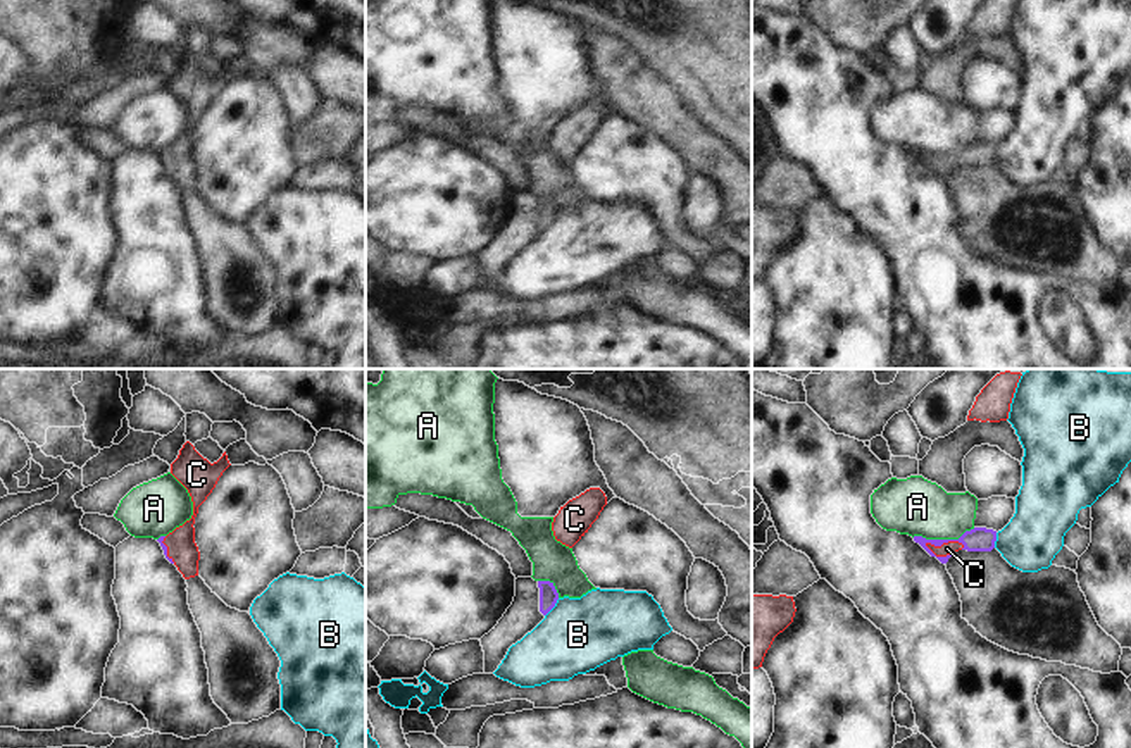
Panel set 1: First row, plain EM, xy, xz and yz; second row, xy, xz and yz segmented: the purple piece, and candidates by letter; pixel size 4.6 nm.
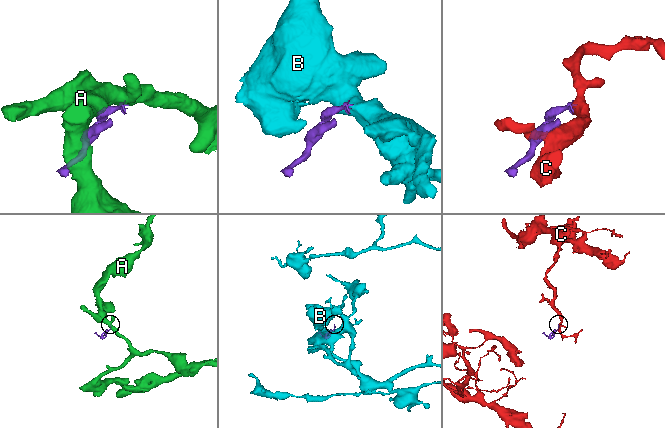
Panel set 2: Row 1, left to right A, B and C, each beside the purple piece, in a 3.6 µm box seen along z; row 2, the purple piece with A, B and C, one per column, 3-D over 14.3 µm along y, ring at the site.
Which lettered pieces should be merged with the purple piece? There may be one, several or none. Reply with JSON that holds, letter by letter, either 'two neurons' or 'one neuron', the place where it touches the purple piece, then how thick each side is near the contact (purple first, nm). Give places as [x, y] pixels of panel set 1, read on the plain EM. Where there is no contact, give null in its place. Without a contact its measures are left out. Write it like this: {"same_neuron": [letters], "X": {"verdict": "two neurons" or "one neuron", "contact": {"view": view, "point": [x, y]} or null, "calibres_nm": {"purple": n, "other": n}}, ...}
{"same_neuron": ["C"], "A": {"verdict": "two neurons", "contact": {"view": "yz", "point": [943, 154]}, "calibres_nm": {"purple": 110, "other": 280}}, "B": {"verdict": "two neurons", "contact": {"view": "xz", "point": [554, 219]}, "calibres_nm": {"purple": 90, "other": 360}}, "C": {"verdict": "one neuron", "contact": {"view": "yz", "point": [945, 155]}, "calibres_nm": {"purple": 110, "other": 60}}}

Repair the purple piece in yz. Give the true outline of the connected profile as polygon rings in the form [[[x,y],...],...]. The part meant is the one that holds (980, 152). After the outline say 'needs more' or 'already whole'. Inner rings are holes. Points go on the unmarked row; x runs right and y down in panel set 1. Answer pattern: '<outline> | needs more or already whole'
[[[974,141],[965,145],[959,153],[926,153],[922,150],[914,150],[931,171],[936,171],[941,178],[959,165],[991,165],[997,155],[997,145],[986,141]]] | needs more

